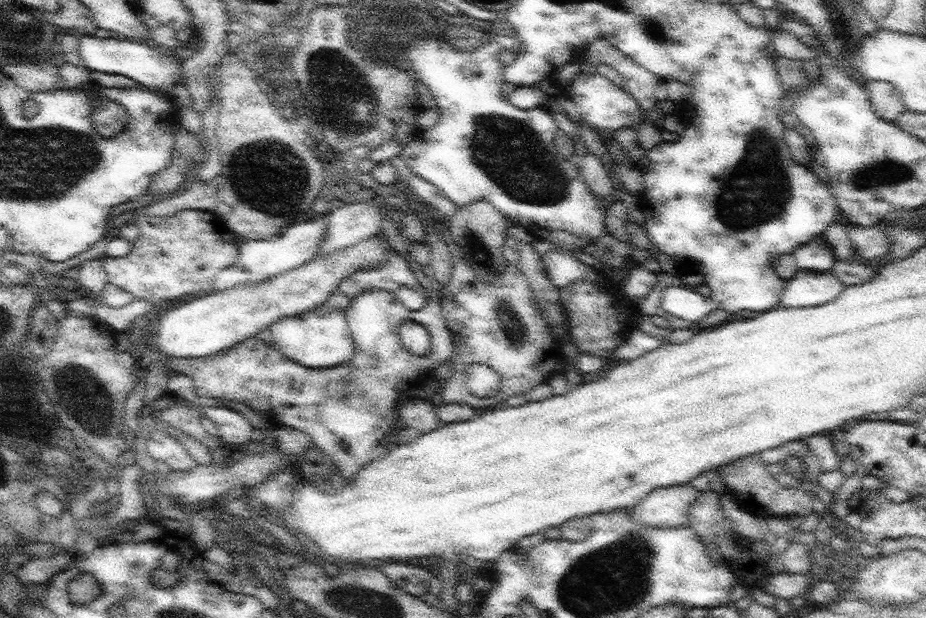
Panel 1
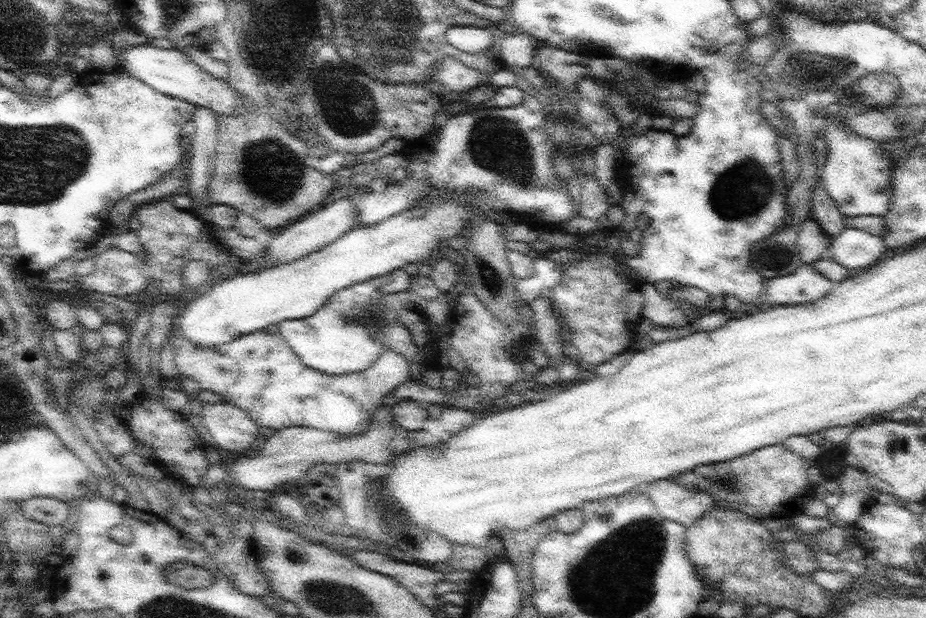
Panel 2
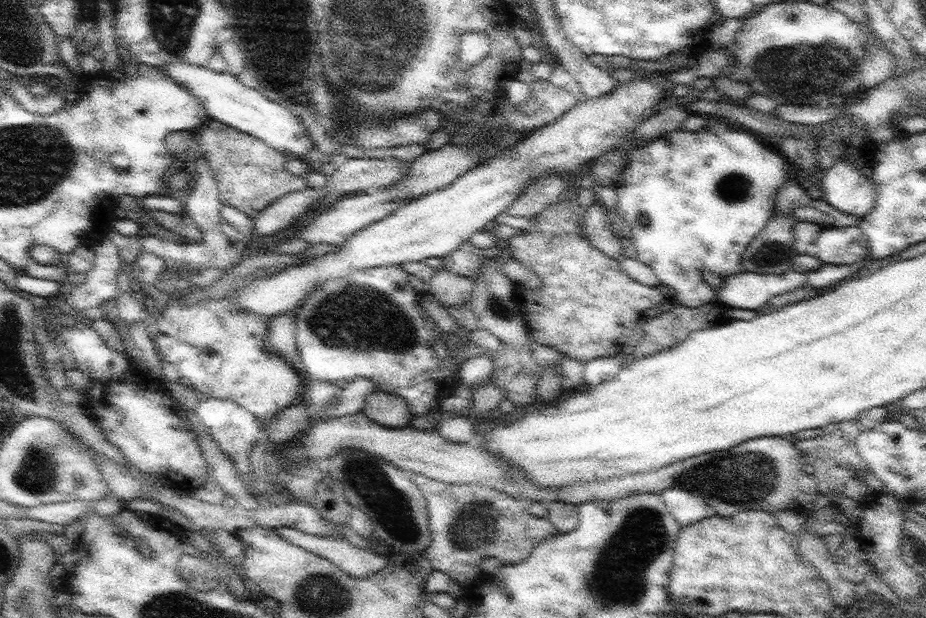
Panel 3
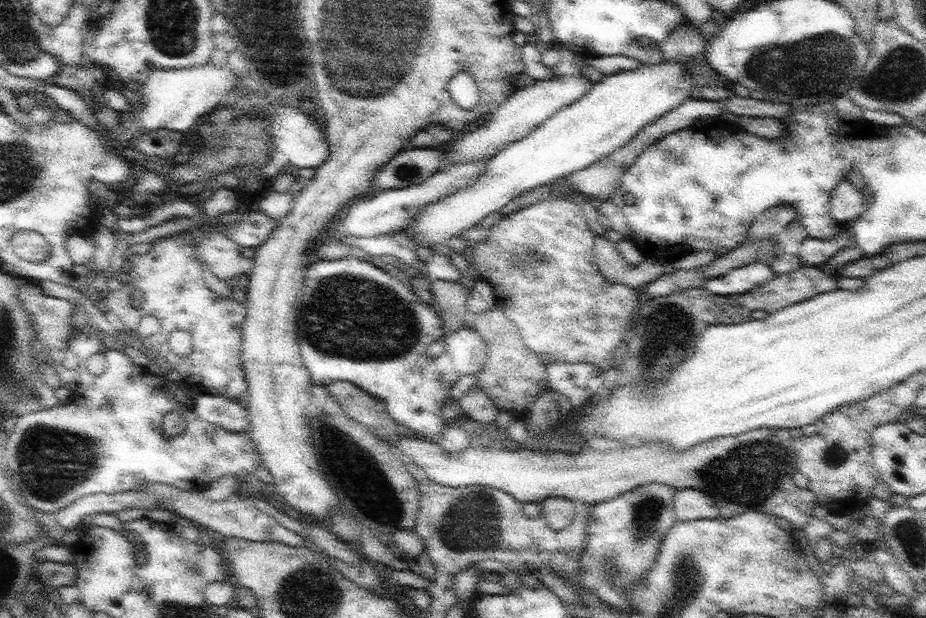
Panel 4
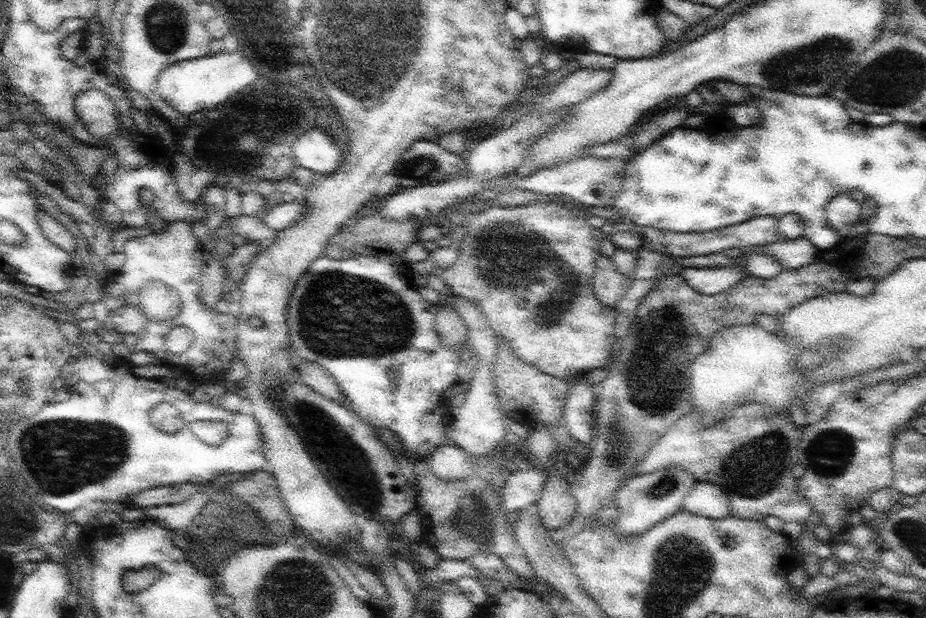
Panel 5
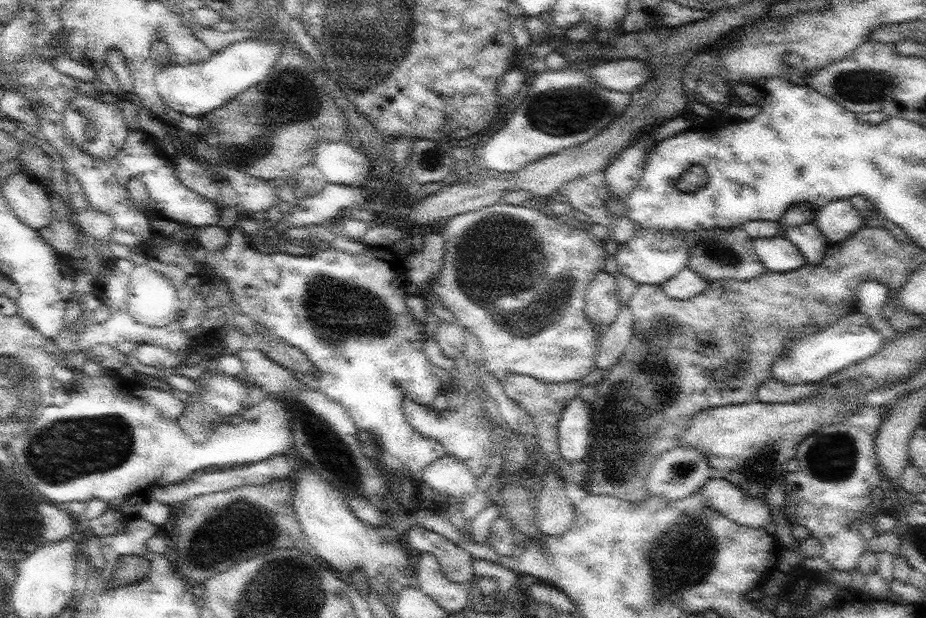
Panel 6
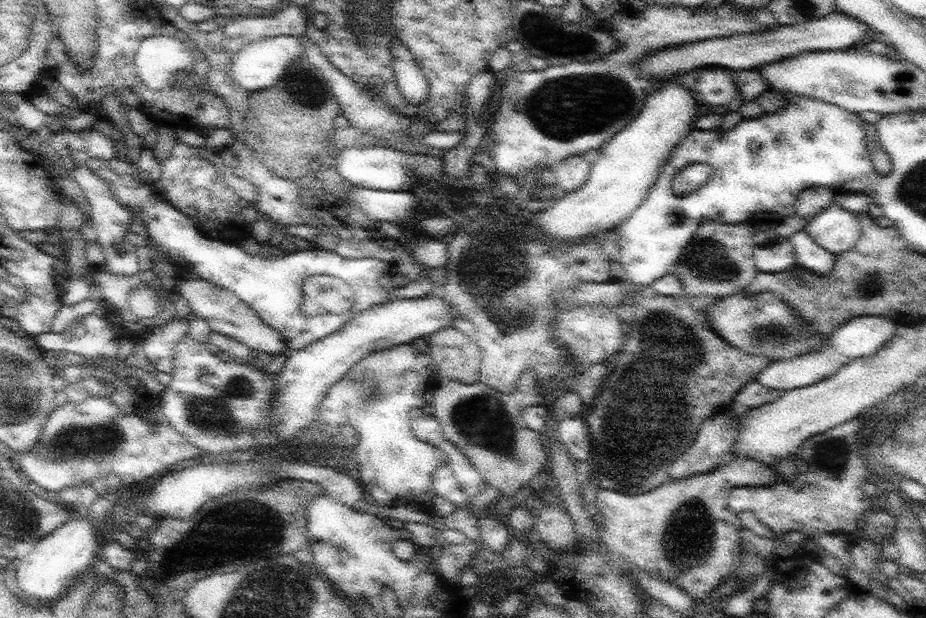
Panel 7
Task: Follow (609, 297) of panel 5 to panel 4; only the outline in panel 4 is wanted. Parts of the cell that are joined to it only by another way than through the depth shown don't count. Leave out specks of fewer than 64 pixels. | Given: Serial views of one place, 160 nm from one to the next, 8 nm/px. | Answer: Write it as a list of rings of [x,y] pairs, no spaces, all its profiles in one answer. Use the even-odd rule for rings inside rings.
[[[603,235],[595,237],[594,248],[595,261],[602,276],[614,285],[643,288],[663,274],[674,271],[673,262],[662,262],[650,258],[646,258],[640,265],[633,267],[619,253],[617,243],[610,242]]]

